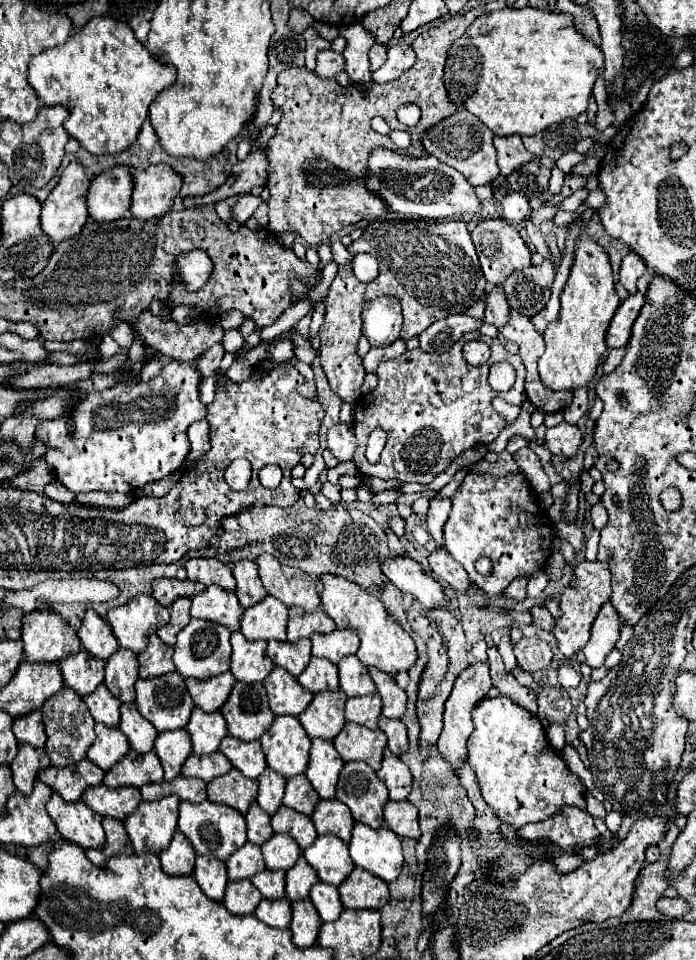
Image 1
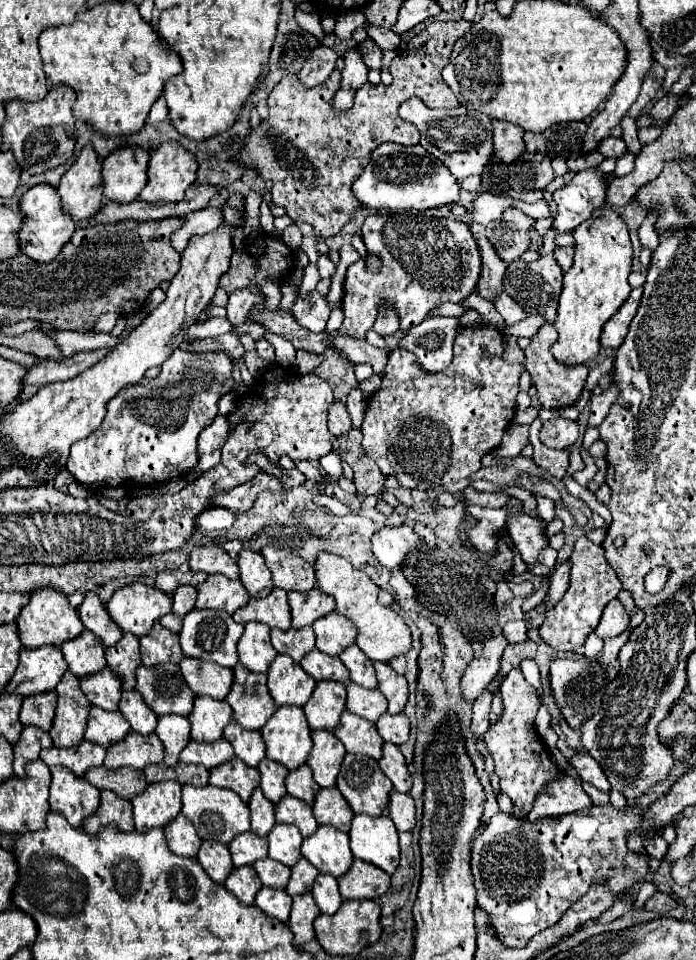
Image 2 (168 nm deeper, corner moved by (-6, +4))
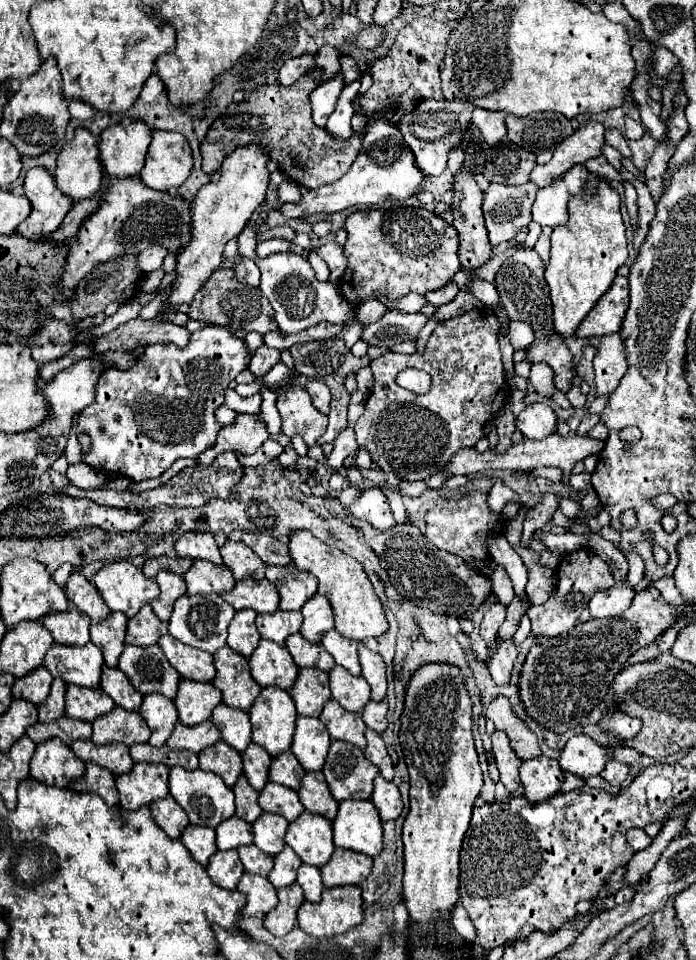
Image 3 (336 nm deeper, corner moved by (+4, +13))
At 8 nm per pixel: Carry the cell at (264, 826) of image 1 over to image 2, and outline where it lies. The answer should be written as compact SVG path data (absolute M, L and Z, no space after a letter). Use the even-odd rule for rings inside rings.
M259 787L253 791L249 799L249 811L251 811L251 831L257 833L259 837L265 837L275 825L275 815L273 815L273 803L265 799Z

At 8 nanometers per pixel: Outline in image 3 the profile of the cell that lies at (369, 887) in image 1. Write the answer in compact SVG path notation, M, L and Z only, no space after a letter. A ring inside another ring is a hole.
M337 848L331 860L321 868L321 876L327 888L347 886L347 884L357 886L371 874L371 868L373 868L373 858L361 852Z

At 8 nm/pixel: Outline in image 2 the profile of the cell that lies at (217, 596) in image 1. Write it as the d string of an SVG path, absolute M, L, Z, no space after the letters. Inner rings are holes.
M209 575L197 589L197 609L225 609L233 615L243 603L249 601L249 593L243 583L239 579L227 579L225 575Z

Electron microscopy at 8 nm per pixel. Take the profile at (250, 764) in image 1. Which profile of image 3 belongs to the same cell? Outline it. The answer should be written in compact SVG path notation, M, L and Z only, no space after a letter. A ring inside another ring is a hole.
M219 704L213 710L211 722L217 724L221 740L233 746L237 752L245 752L245 748L251 744L251 722L247 712L229 708L227 704Z

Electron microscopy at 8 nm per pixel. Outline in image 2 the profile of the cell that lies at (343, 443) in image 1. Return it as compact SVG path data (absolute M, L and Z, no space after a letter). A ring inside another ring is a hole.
M335 401L327 411L327 423L329 423L329 431L335 437L345 435L351 429L351 417L347 413L347 407L343 403Z

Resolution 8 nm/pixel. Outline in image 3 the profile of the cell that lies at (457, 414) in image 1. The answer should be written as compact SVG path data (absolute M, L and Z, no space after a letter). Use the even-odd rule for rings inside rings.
M475 308L471 312L465 312L463 316L439 322L439 326L429 336L423 354L415 352L413 356L407 356L385 352L383 356L375 358L371 362L375 386L365 402L365 414L355 424L357 446L367 448L373 462L377 462L383 472L395 474L399 480L427 480L429 476L433 476L433 472L441 472L441 468L445 468L451 456L457 454L461 448L473 448L477 440L485 436L487 424L505 406L509 394L497 336L499 322L495 312L491 308ZM407 368L417 368L431 374L433 384L427 394L419 396L397 384L397 374Z

